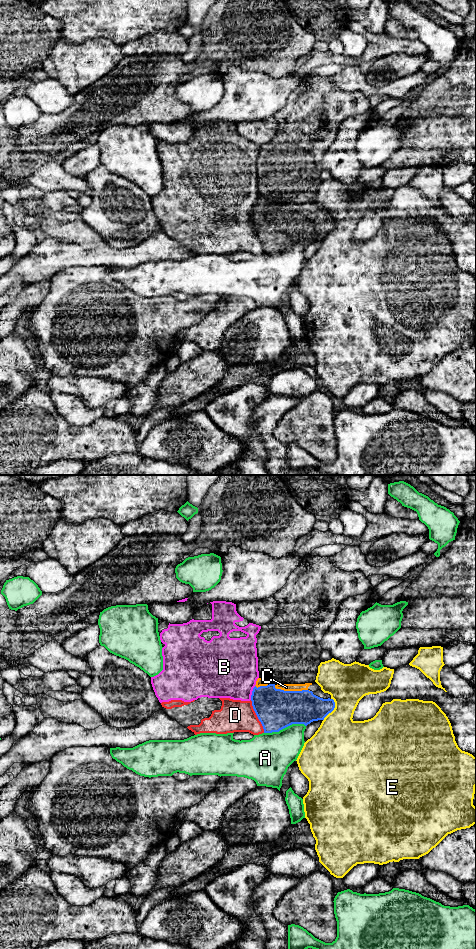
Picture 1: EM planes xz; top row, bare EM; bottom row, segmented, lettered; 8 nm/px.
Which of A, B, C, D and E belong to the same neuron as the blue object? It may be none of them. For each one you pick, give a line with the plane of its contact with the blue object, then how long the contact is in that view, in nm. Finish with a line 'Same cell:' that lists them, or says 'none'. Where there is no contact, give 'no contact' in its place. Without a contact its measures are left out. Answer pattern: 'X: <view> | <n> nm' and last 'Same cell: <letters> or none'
C: xz | 300 nm
Same cell: C

